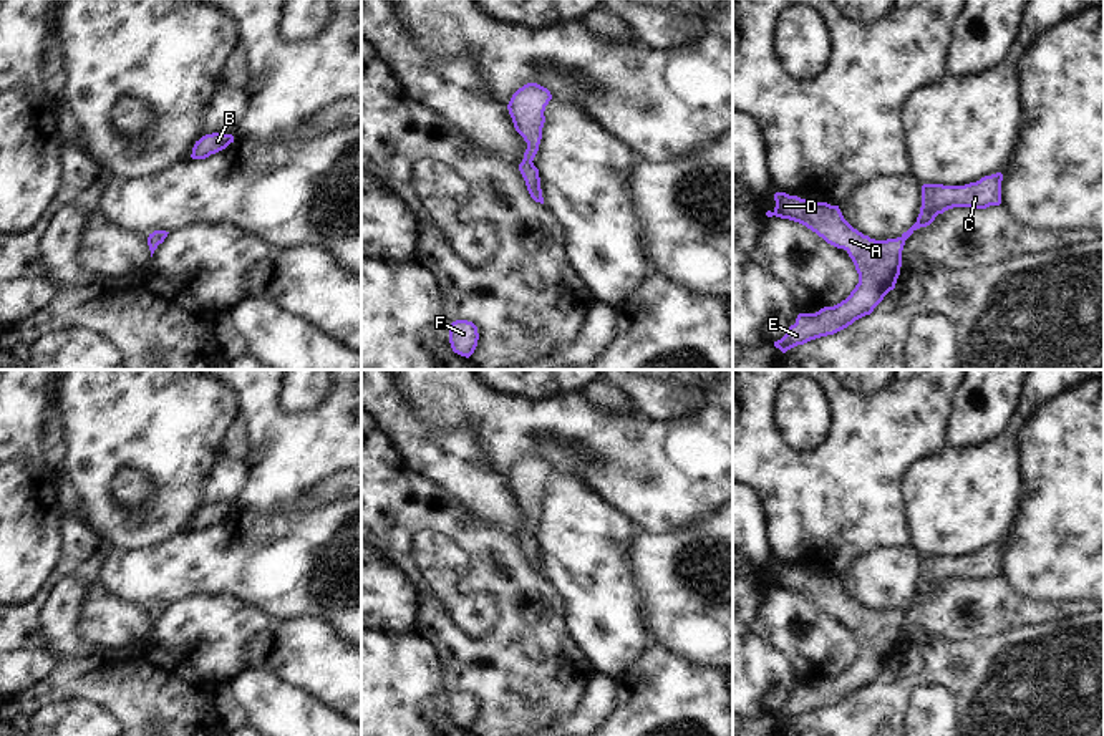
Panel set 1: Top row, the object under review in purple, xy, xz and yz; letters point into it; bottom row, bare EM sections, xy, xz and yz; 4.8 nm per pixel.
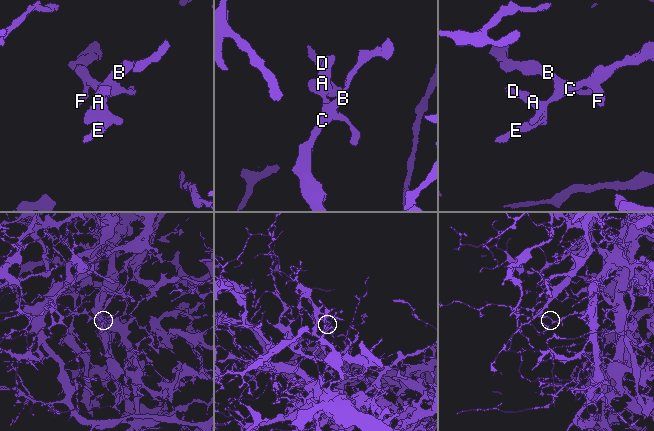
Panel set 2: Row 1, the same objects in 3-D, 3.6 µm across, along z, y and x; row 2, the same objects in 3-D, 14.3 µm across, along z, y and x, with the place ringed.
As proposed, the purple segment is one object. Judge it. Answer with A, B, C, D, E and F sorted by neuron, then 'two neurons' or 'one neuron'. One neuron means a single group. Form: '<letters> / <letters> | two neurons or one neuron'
A B C D E F | one neuron

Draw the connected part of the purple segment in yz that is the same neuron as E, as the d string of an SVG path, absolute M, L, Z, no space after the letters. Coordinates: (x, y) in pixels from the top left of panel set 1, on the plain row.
M1003 545L985 547L965 557L923 555L922 579L917 593L897 610L875 612L854 600L839 577L811 574L786 564L776 564L774 582L767 588L799 593L827 615L844 620L859 645L859 655L850 666L834 678L816 685L799 685L786 706L774 713L782 724L811 711L834 706L855 691L870 686L884 668L895 660L902 638L905 612L920 598L930 597L938 585L953 579L986 580L1001 575Z

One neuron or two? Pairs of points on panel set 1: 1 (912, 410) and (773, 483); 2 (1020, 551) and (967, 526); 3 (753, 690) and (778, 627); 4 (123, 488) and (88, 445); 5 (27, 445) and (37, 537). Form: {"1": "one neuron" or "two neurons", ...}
{"1": "one neuron", "2": "two neurons", "3": "two neurons", "4": "two neurons", "5": "one neuron"}

